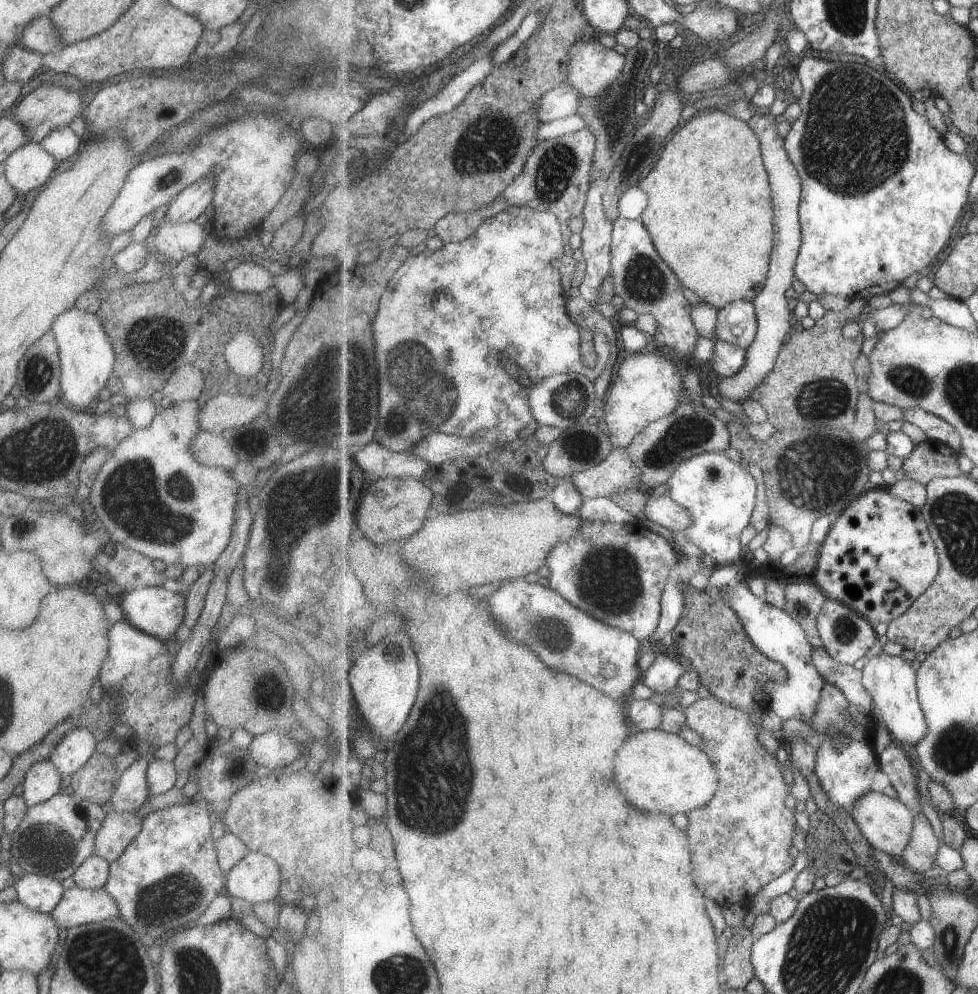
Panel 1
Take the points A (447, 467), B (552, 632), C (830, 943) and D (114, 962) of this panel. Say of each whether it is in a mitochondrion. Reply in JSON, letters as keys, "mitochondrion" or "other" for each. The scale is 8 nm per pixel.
{"A":"other","B":"mitochondrion","C":"mitochondrion","D":"mitochondrion"}

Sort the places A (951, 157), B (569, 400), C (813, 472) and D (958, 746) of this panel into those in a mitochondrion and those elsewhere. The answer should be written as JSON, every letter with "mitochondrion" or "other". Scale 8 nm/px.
{"A":"other","B":"mitochondrion","C":"mitochondrion","D":"mitochondrion"}

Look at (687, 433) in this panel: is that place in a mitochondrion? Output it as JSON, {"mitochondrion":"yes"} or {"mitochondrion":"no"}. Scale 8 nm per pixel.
{"mitochondrion":"yes"}

